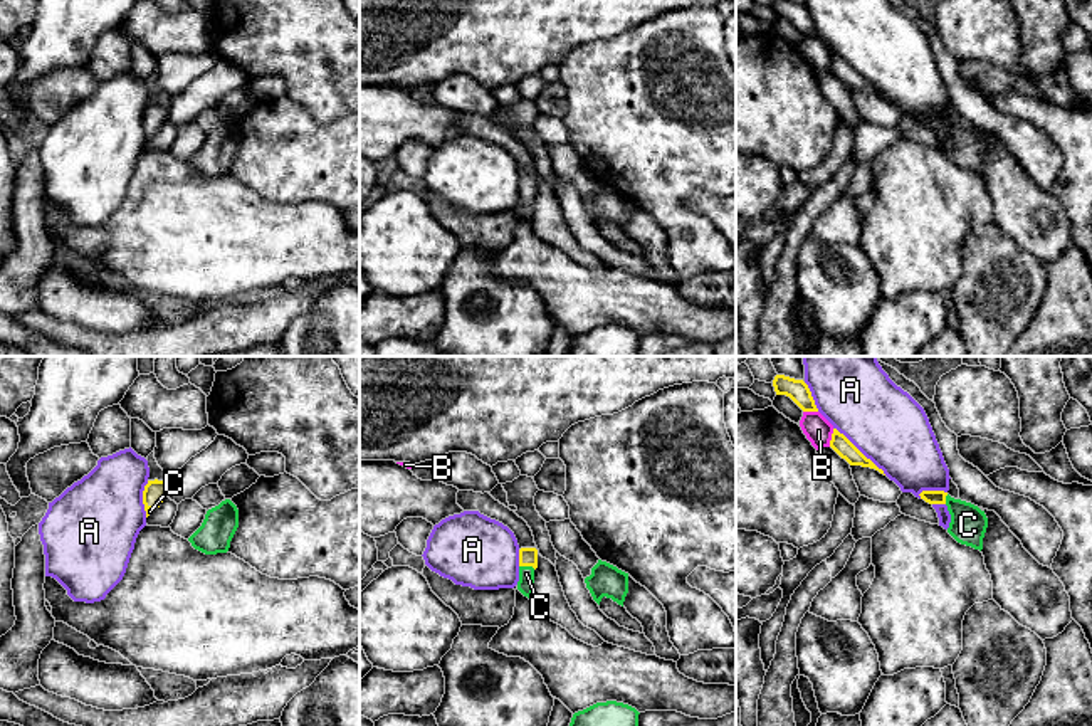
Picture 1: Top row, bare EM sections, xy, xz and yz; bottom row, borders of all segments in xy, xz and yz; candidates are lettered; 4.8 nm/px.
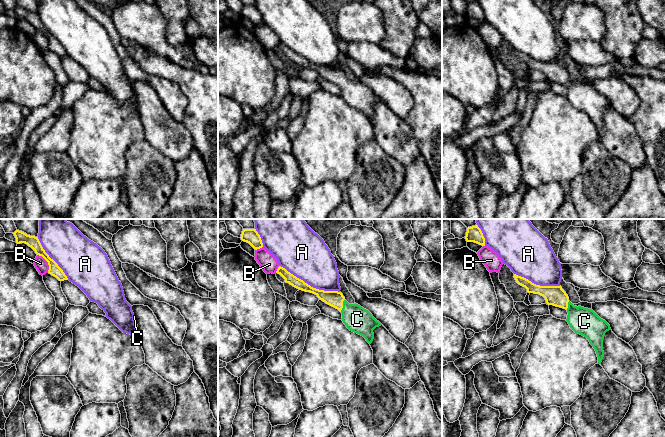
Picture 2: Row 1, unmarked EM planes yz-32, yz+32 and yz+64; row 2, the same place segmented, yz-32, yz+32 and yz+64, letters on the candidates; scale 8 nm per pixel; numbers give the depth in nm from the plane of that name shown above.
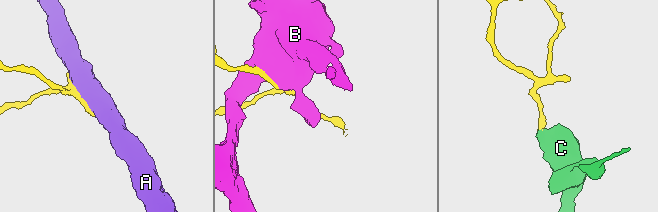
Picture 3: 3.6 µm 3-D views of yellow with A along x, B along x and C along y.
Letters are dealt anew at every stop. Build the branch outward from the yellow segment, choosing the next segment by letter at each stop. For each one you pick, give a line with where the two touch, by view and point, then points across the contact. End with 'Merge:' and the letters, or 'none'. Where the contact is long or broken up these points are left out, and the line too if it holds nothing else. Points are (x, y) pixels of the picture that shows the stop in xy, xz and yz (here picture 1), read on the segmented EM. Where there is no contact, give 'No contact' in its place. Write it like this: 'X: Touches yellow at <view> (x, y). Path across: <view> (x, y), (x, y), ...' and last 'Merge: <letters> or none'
C: Touches yellow at xz (528, 565). Path across: xz (528, 557), (528, 565), (526, 573)
Merge: C

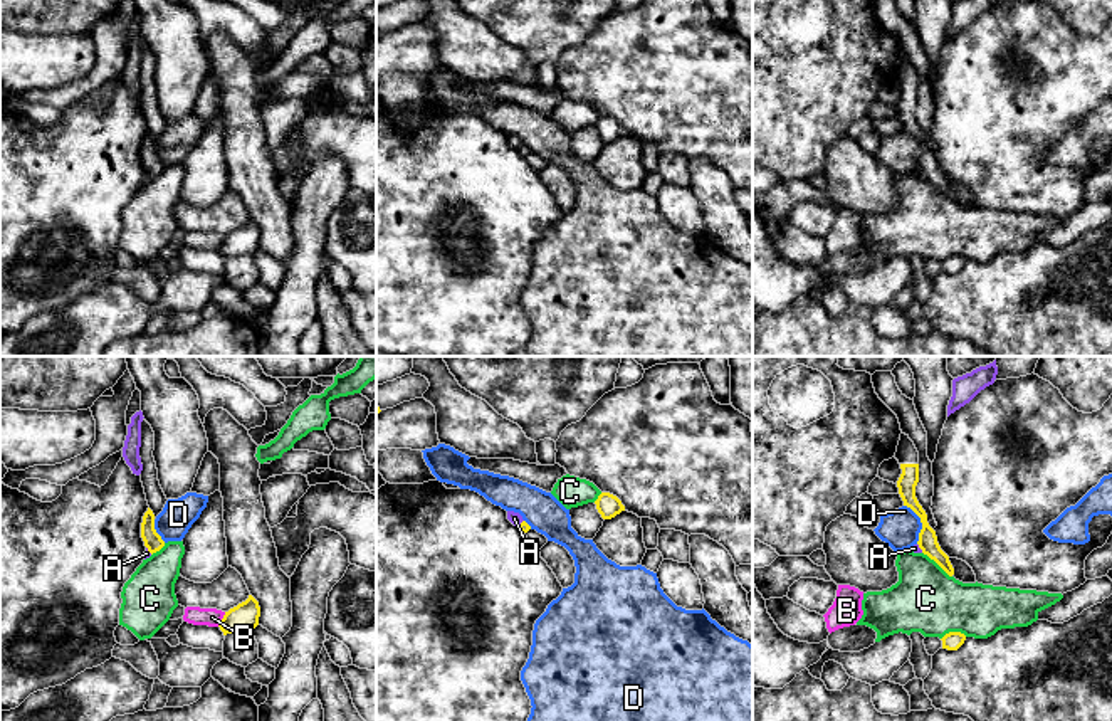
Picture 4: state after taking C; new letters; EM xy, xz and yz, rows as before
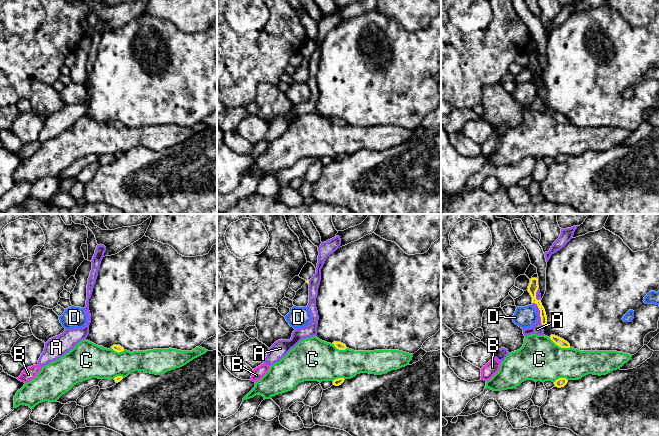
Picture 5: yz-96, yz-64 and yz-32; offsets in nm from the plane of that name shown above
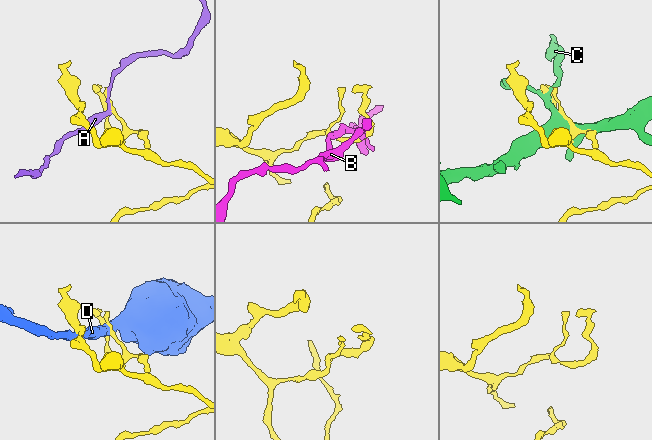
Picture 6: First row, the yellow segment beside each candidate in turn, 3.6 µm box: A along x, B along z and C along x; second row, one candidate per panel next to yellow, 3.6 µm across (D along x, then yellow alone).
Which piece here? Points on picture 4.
Merge: none

